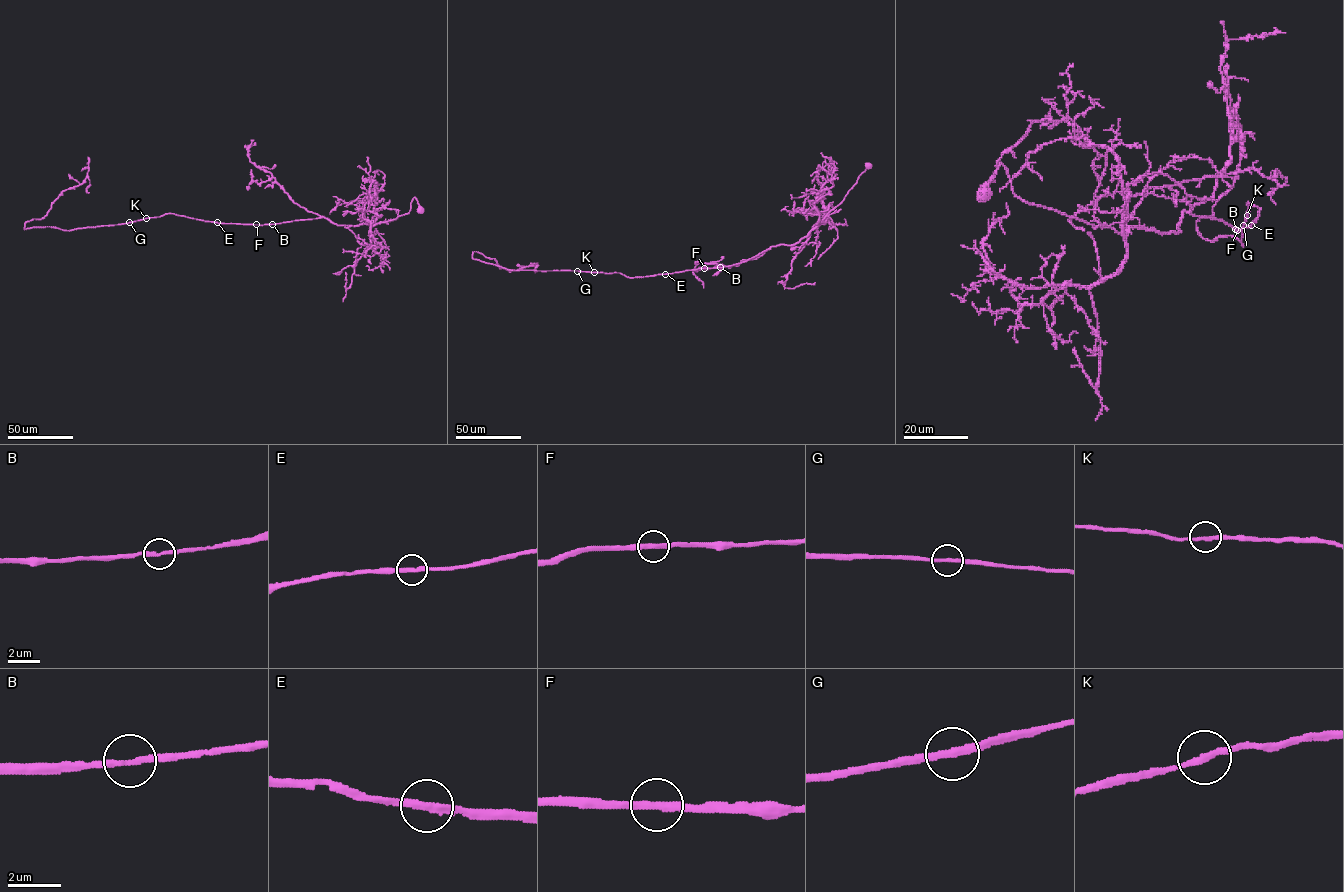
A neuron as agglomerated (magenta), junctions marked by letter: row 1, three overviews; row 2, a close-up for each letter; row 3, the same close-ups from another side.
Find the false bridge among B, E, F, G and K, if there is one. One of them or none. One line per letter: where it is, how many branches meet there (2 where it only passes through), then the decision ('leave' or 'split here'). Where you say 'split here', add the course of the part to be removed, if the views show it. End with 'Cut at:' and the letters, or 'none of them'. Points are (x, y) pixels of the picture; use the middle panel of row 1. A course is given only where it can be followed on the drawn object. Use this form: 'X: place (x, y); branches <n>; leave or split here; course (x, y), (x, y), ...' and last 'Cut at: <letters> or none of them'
B: place (720, 267); branches 2; leave
E: place (665, 274); branches 2; leave
F: place (704, 268); branches 2; leave
G: place (577, 271); branches 2; leave
K: place (594, 272); branches 2; leave
Cut at: none of them

